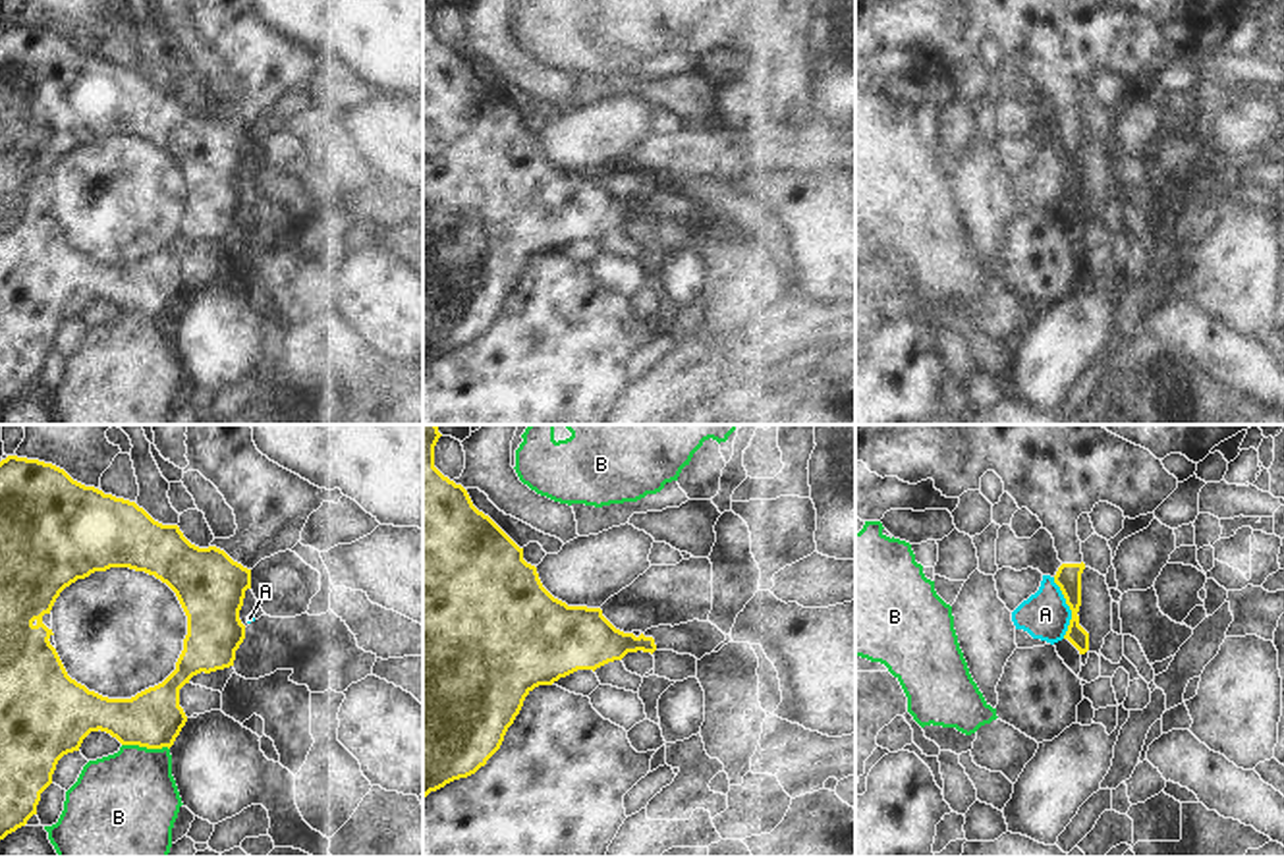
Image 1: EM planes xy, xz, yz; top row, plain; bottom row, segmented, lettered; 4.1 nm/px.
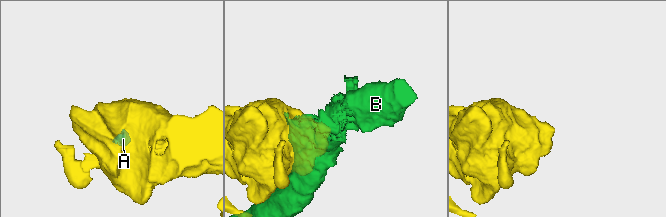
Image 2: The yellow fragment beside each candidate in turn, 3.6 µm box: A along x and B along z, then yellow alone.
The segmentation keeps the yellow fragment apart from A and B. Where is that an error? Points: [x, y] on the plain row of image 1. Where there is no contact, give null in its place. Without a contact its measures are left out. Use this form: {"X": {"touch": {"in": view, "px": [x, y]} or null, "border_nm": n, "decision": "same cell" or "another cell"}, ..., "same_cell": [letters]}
{"A": {"touch": {"in": "yz", "px": [1070, 176]}, "border_nm": 260, "decision": "another cell"}, "B": {"touch": {"in": "xy", "px": [145, 313]}, "border_nm": 200, "decision": "another cell"}, "same_cell": []}

